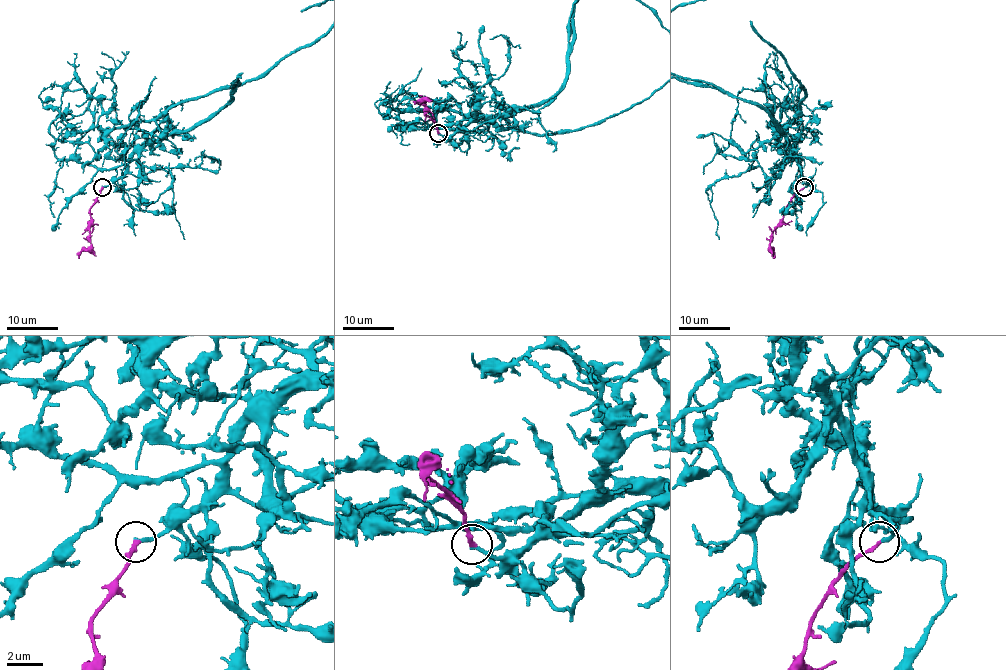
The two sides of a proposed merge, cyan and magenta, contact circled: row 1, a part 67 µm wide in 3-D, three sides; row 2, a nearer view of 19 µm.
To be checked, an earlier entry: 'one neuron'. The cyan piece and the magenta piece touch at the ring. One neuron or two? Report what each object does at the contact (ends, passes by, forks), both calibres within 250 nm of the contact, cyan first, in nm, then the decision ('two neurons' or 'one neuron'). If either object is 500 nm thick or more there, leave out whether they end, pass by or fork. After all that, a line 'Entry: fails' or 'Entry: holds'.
cyan ends | magenta ends | 190/240 nm | one neuron
Entry: holds

